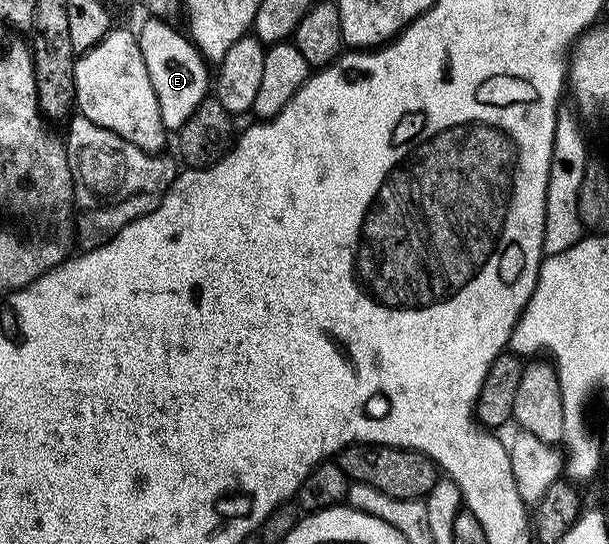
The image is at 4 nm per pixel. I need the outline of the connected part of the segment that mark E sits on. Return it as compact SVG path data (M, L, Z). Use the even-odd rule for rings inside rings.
M148 17L145 20L145 23L138 27L142 61L146 61L146 73L150 77L150 85L154 85L154 97L158 97L158 109L162 113L164 126L169 132L175 133L179 127L189 126L194 109L198 109L203 99L209 98L210 67L195 43L181 28L180 32L178 28L171 27L172 23L167 18Z

